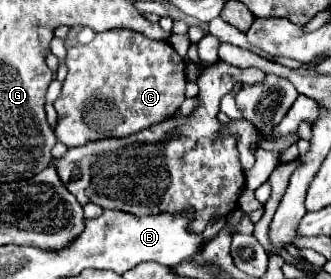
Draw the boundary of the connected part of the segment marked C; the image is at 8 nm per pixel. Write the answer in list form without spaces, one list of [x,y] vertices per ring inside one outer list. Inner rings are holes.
[[[114,29],[114,31],[106,31],[106,33],[96,33],[96,39],[88,45],[74,45],[68,49],[68,55],[64,59],[66,67],[68,67],[68,75],[66,75],[66,81],[64,81],[64,87],[62,87],[62,93],[60,97],[54,101],[54,109],[58,113],[58,125],[56,125],[56,139],[60,143],[64,143],[66,147],[82,147],[84,143],[88,141],[96,141],[96,139],[106,139],[106,137],[128,137],[128,135],[134,135],[146,127],[150,127],[152,123],[158,123],[162,119],[168,119],[176,113],[176,109],[180,107],[180,103],[184,101],[184,83],[186,83],[186,63],[184,59],[172,49],[172,45],[168,41],[154,41],[154,39],[148,39],[140,33],[134,33],[130,29]],[[102,103],[106,107],[114,107],[114,111],[118,111],[122,115],[122,123],[120,125],[102,125],[102,119],[104,119],[104,111],[102,111]]]

